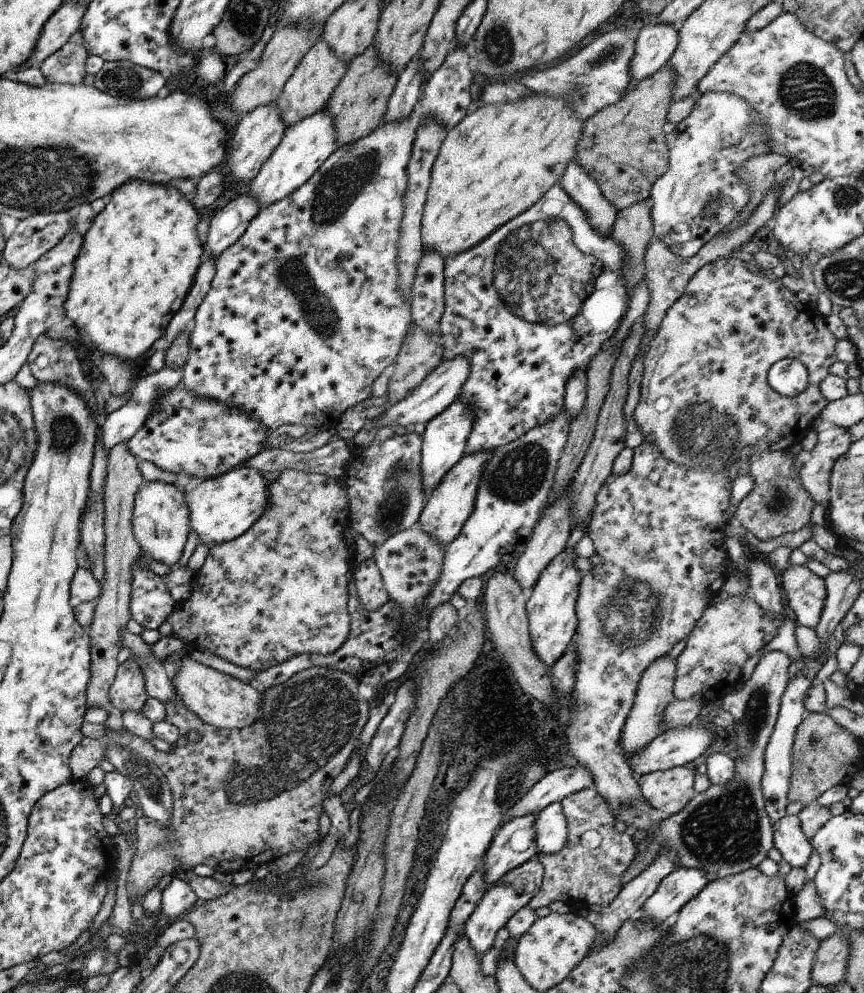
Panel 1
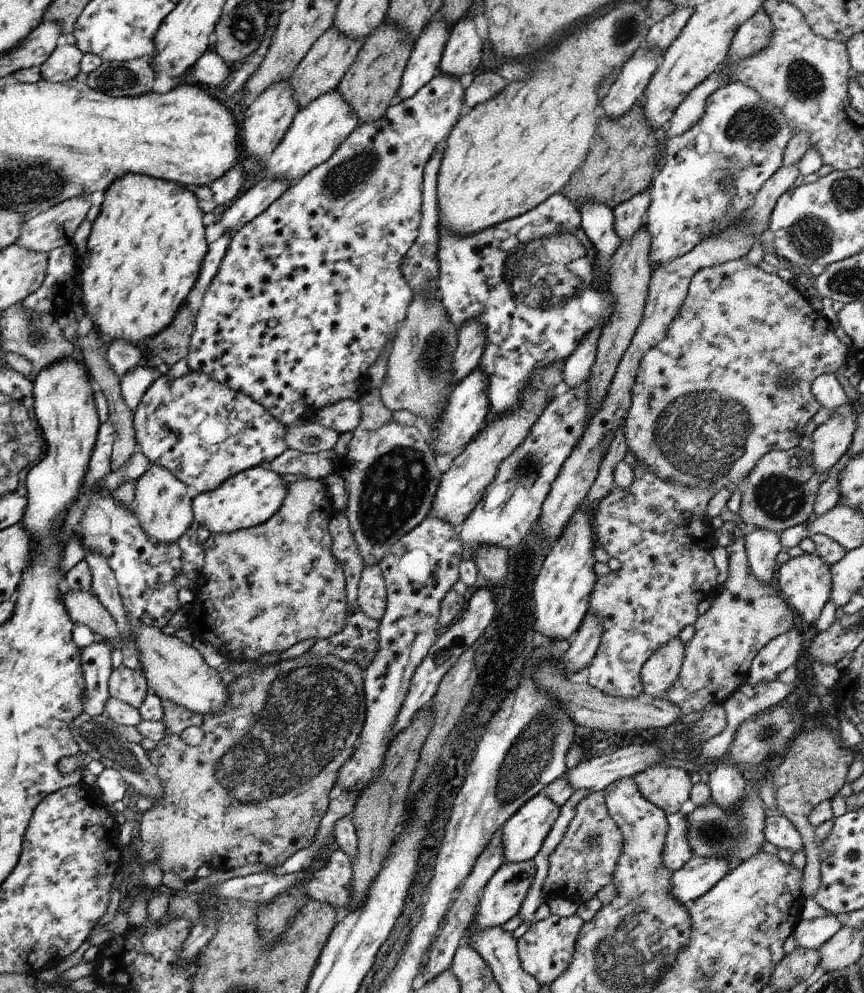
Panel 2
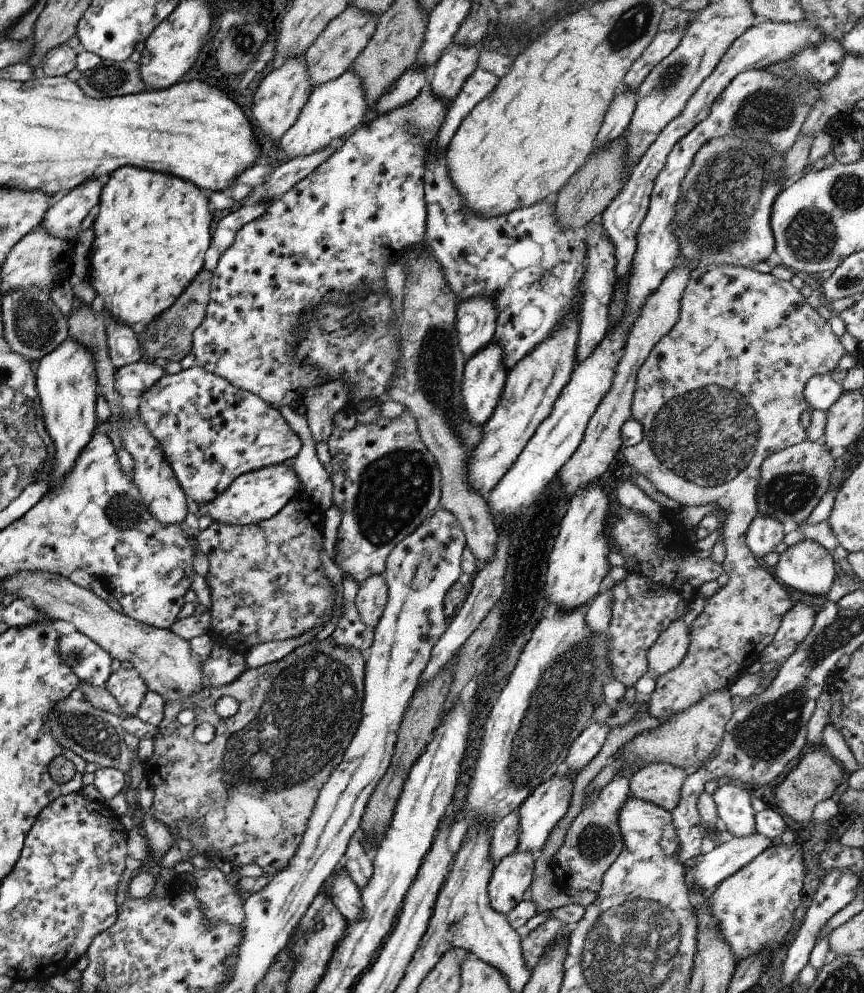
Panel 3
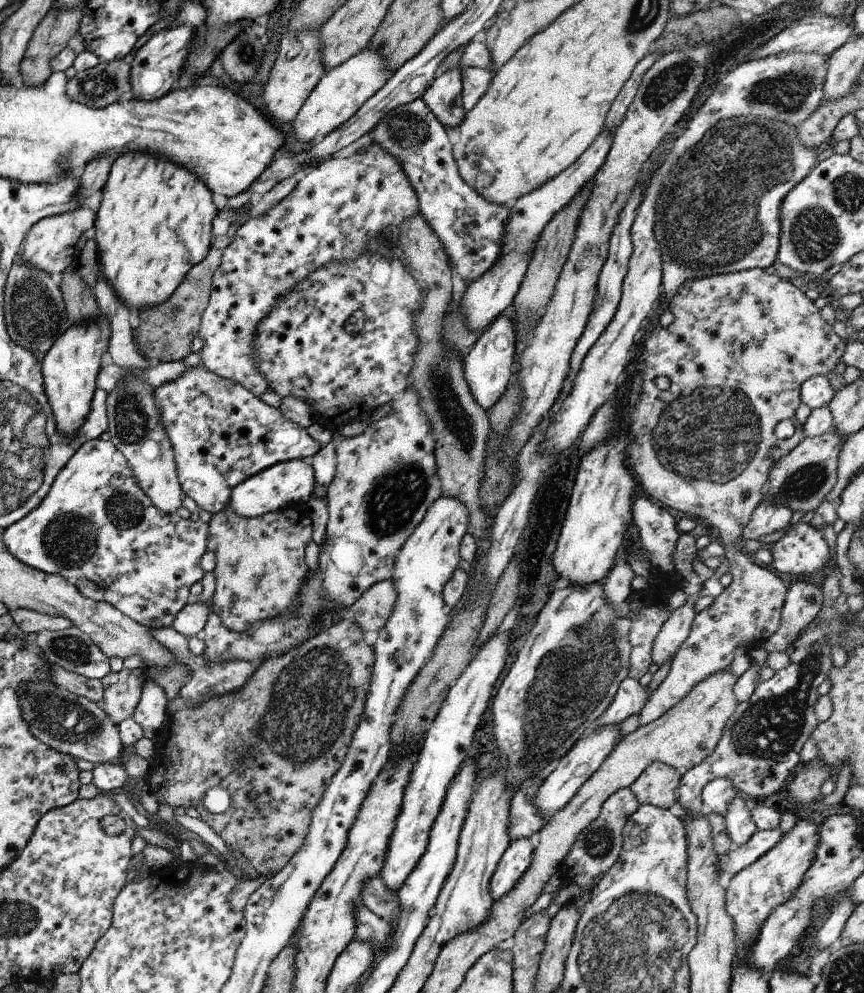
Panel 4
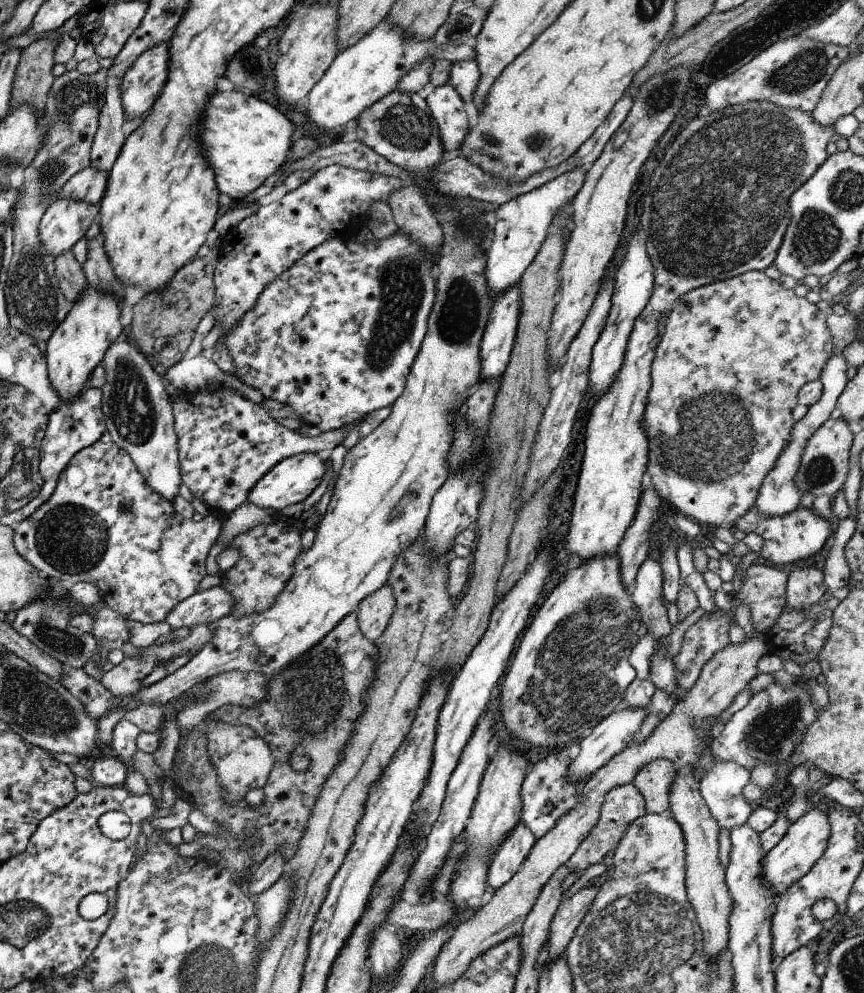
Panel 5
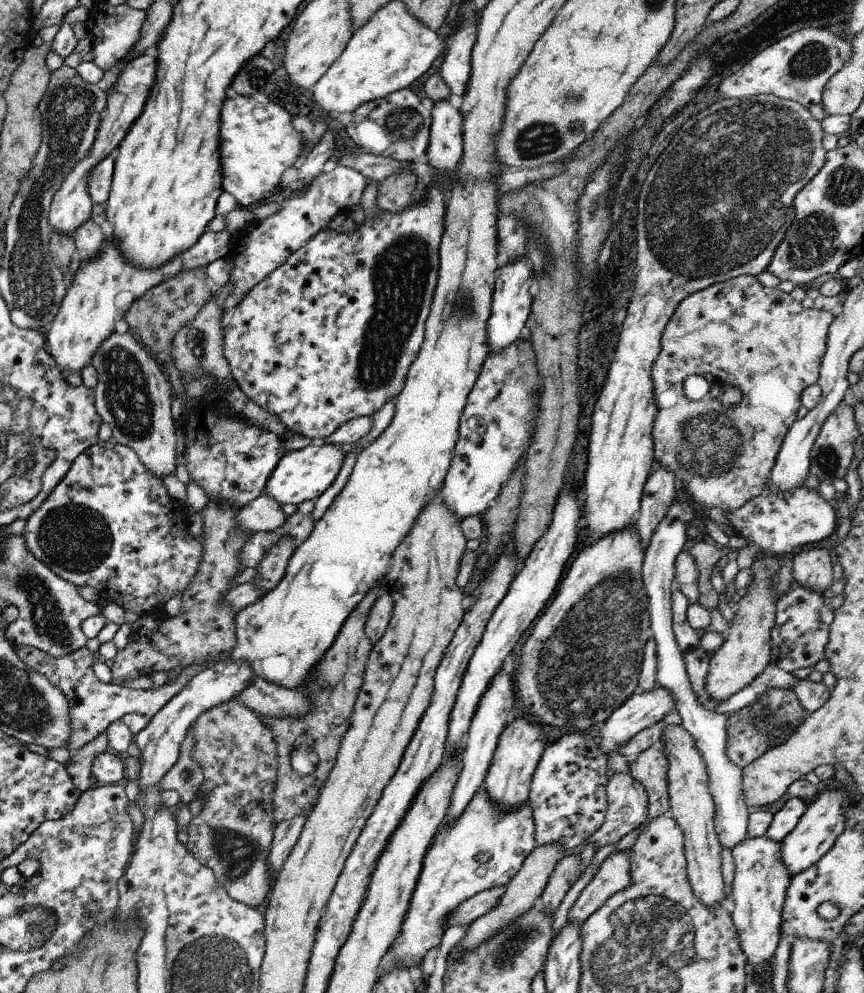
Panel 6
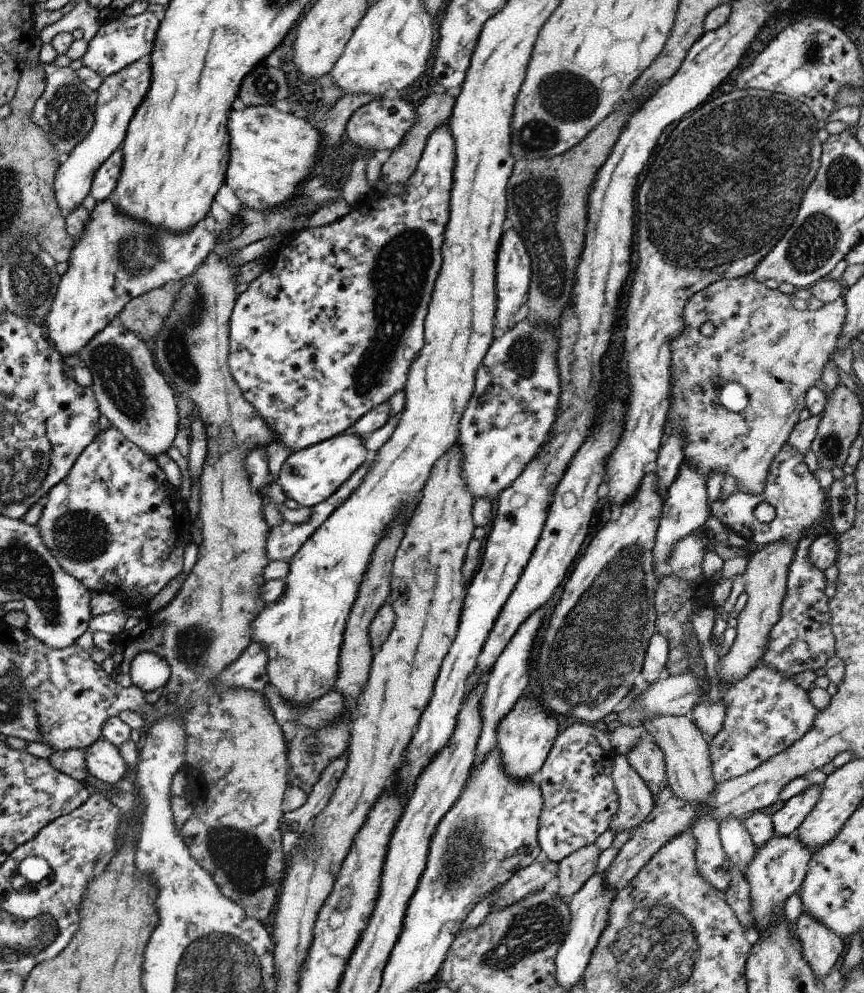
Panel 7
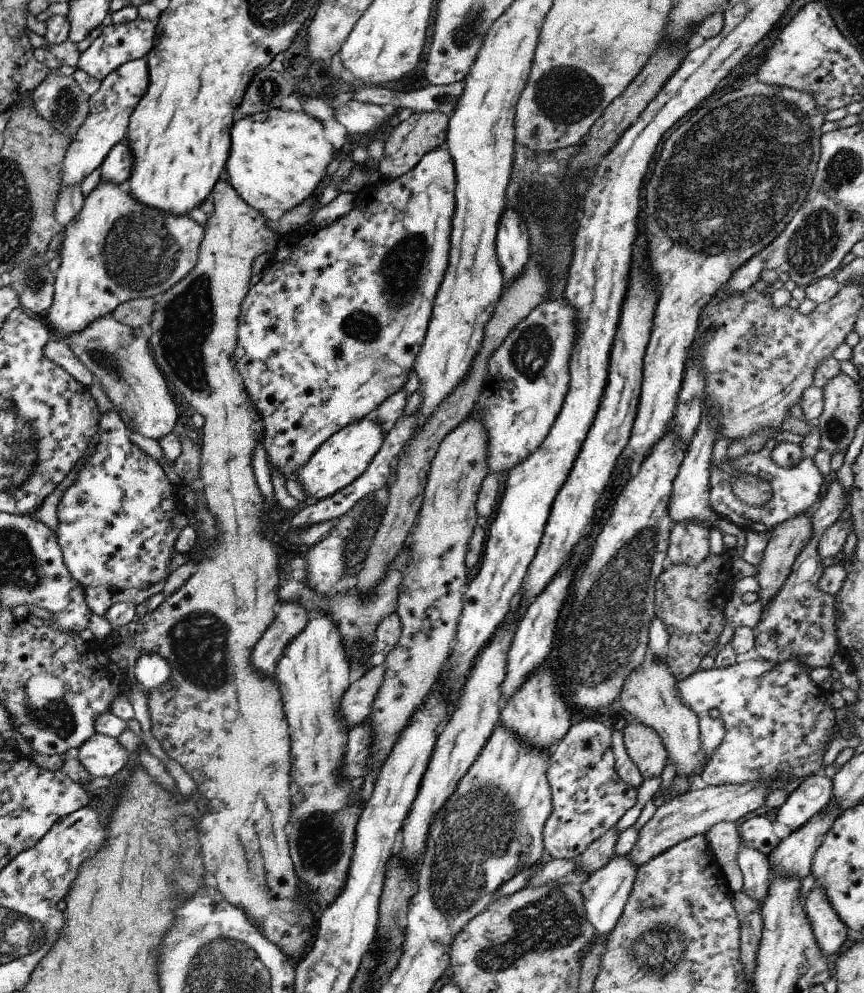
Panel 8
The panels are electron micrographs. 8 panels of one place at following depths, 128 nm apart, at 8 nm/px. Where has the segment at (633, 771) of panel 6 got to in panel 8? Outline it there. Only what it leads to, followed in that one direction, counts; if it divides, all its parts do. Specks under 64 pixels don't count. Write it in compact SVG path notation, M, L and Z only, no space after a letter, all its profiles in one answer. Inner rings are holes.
M629 722L622 728L622 741L642 780L655 778L668 763L659 735L643 723Z

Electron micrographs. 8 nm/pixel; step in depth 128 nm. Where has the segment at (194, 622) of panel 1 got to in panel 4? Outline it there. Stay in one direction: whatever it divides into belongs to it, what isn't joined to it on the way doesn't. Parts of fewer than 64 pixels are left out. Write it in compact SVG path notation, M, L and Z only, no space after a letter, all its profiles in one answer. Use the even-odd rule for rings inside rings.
M307 504L285 507L281 511L248 519L239 517L229 507L212 514L208 522L206 550L214 554L216 563L212 570L215 588L209 602L222 626L230 631L243 632L255 622L276 618L277 615L290 615L298 607L296 594L300 591L304 578L309 575L304 550L311 538L311 519Z

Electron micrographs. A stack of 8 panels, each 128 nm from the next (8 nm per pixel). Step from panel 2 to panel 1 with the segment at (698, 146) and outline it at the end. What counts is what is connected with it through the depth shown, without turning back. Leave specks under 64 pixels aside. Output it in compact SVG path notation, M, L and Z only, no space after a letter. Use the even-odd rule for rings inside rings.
M721 91L698 94L689 115L664 135L668 150L667 168L655 179L648 196L651 198L653 238L660 240L674 255L688 259L732 223L750 199L750 188L738 179L735 172L747 159L771 153L770 146L764 141L765 132L766 128L762 128L758 112L754 115L753 107L742 97ZM715 200L718 201L718 209L713 216L707 216L704 211L706 203Z

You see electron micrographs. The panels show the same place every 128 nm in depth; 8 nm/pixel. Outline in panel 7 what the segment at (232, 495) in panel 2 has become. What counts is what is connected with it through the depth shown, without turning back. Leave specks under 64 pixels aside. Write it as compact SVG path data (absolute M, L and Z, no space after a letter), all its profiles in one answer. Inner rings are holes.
M344 431L313 446L291 452L282 463L275 481L287 499L295 500L299 507L310 509L333 494L349 475L364 463L369 451L365 449L363 439L355 433Z

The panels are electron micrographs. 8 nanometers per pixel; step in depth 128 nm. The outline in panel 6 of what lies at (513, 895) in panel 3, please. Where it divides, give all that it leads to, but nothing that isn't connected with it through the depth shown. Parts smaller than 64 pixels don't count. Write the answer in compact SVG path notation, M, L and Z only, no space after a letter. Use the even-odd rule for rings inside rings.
M482 784L471 797L464 811L450 823L445 823L432 839L430 847L423 857L421 872L417 877L417 884L413 889L400 926L399 940L397 940L397 944L389 948L381 968L384 968L385 971L390 969L409 970L410 967L417 966L417 969L421 970L421 962L423 956L427 954L427 950L435 948L441 942L443 931L448 926L450 913L464 900L478 892L506 885L534 848L534 822L529 803L525 801L508 811L502 811L495 803L492 803L489 795L486 795Z

